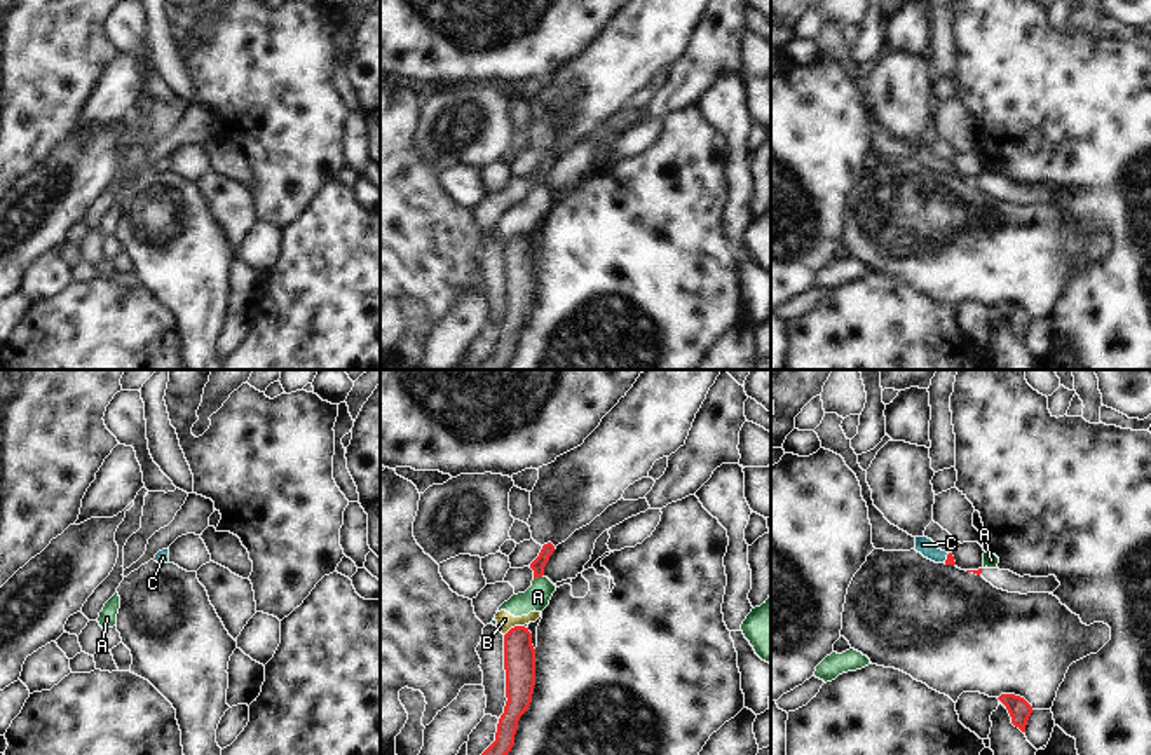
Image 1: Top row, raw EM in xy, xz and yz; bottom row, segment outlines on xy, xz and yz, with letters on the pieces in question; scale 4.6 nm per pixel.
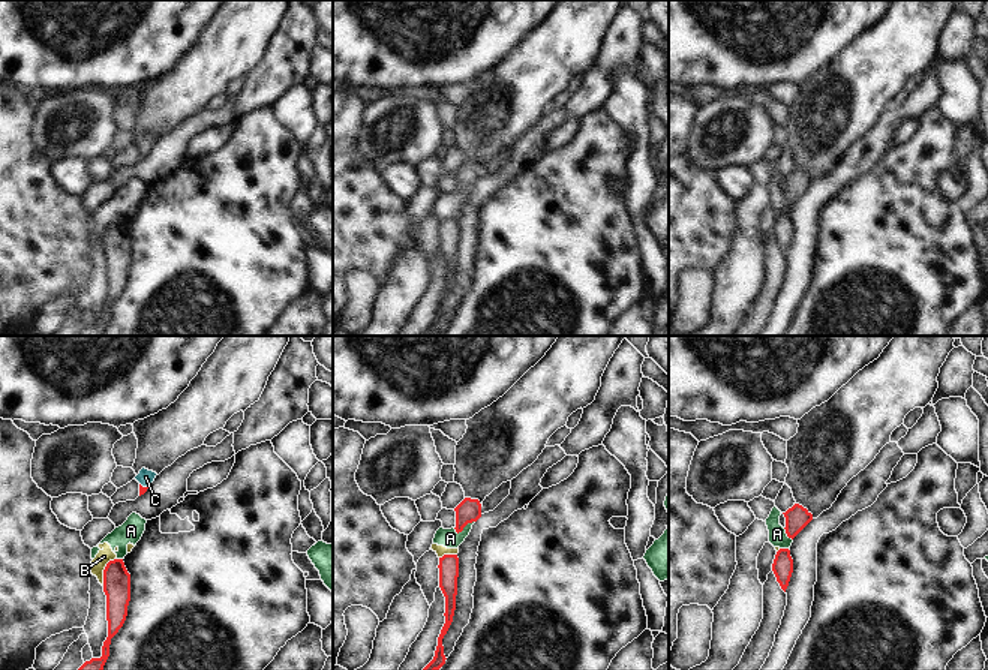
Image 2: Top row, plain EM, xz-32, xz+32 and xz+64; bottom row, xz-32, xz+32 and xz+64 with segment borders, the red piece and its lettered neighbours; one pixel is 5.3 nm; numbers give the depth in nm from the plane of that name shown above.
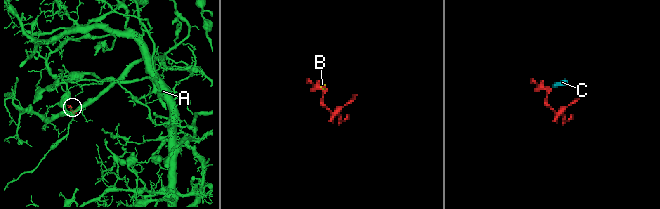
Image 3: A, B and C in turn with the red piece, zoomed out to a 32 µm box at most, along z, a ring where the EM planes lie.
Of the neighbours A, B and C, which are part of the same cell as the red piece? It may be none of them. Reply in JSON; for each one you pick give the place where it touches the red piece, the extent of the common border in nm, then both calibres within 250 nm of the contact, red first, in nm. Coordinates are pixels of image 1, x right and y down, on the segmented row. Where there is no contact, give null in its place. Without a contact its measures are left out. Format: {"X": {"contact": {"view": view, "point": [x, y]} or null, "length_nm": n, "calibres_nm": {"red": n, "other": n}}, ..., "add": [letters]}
{"C": {"contact": {"view": "yz", "point": [947, 558]}, "length_nm": 50, "calibres_nm": {"red": 40, "other": 80}}, "add": ["C"]}

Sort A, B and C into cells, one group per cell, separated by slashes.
A B / C

